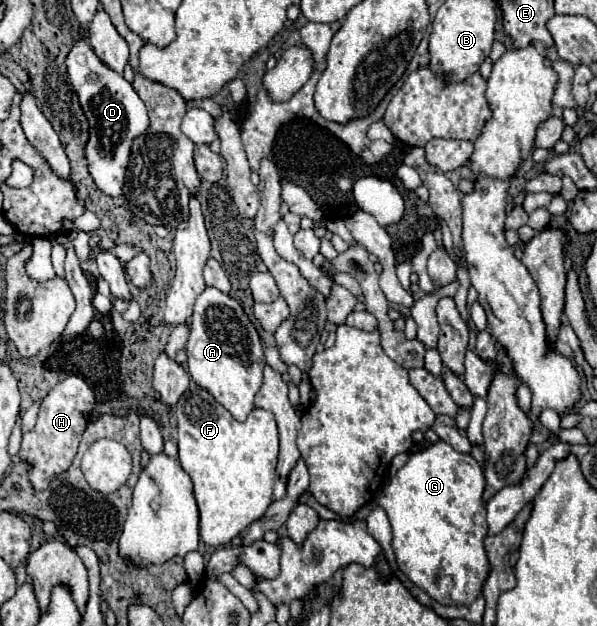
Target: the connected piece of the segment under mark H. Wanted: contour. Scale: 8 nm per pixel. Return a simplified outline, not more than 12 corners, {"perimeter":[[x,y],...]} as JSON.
{"perimeter":[[70,375],[42,399],[20,459],[42,491],[66,471],[94,409]]}

